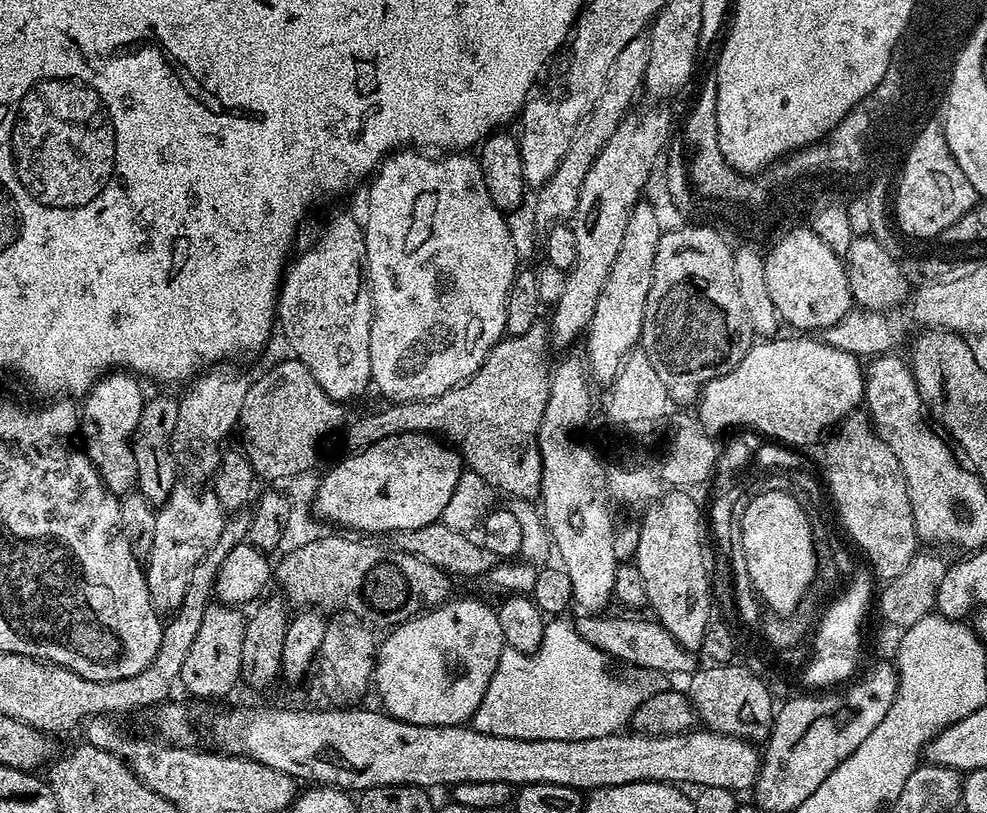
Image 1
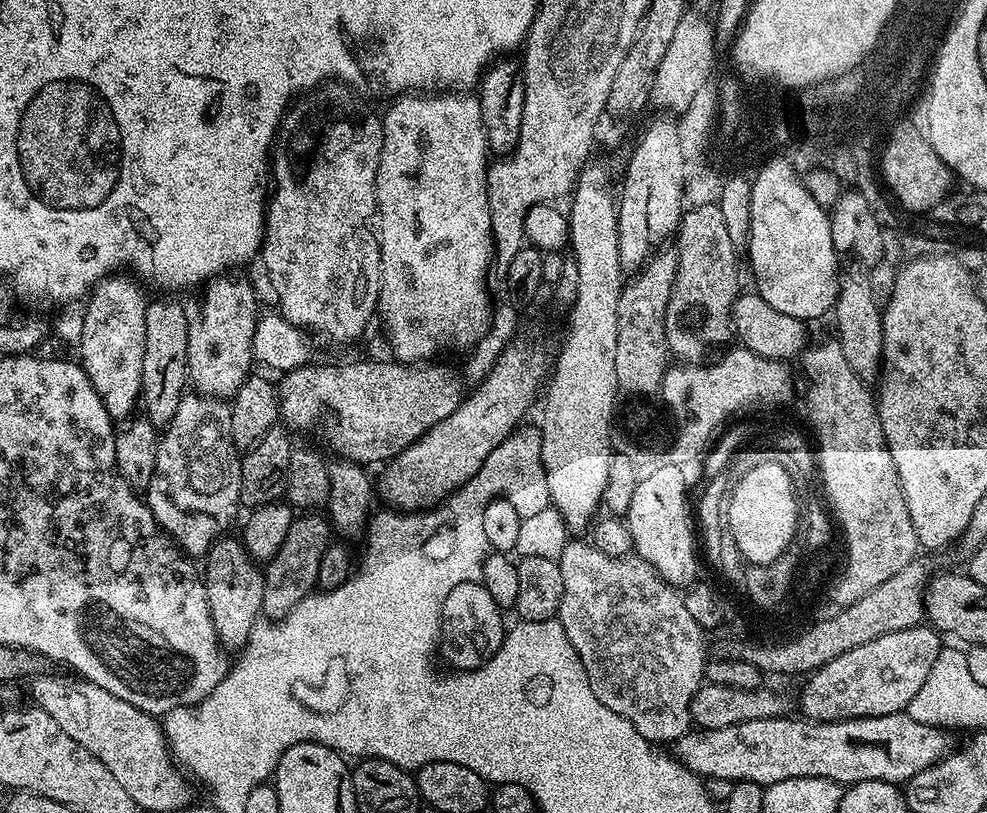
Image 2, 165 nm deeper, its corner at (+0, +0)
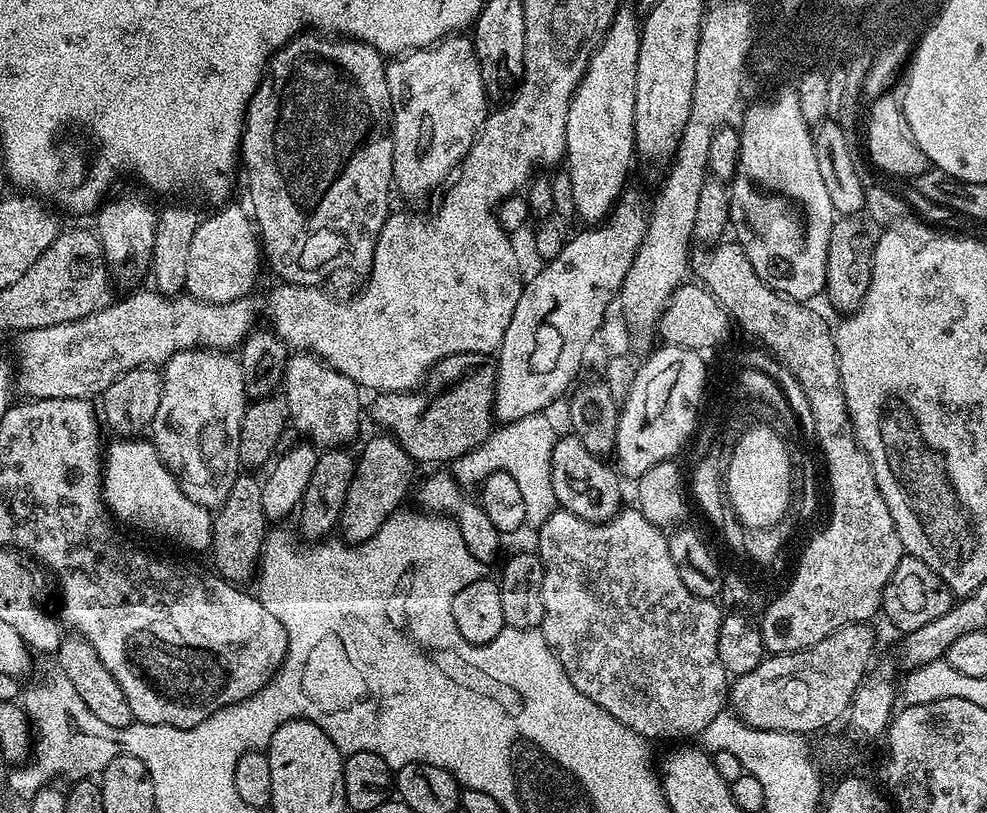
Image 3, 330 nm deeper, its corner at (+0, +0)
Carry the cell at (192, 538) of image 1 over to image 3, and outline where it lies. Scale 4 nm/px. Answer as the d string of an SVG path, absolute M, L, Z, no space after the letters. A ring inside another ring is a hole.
M187 348L167 360L162 375L162 402L150 429L152 444L188 497L209 510L218 509L242 472L240 420L246 389L240 361L224 350Z

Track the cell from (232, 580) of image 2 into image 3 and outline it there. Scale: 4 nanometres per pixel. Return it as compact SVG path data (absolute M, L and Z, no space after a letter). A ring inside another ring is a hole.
M241 474L236 477L232 489L222 502L222 506L215 509L212 518L212 543L210 553L215 571L225 580L244 582L240 580L253 579L258 568L258 561L264 547L266 535L266 517L262 510L261 481L252 476Z

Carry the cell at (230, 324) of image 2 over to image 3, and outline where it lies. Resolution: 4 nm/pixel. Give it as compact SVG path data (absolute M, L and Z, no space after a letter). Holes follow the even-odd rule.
M233 202L225 203L213 216L204 216L194 230L194 238L190 241L190 258L186 265L186 282L184 283L187 295L205 300L211 304L225 304L231 300L242 300L249 295L248 291L256 284L256 275L262 266L262 245L258 239L254 220L247 211L244 212Z

